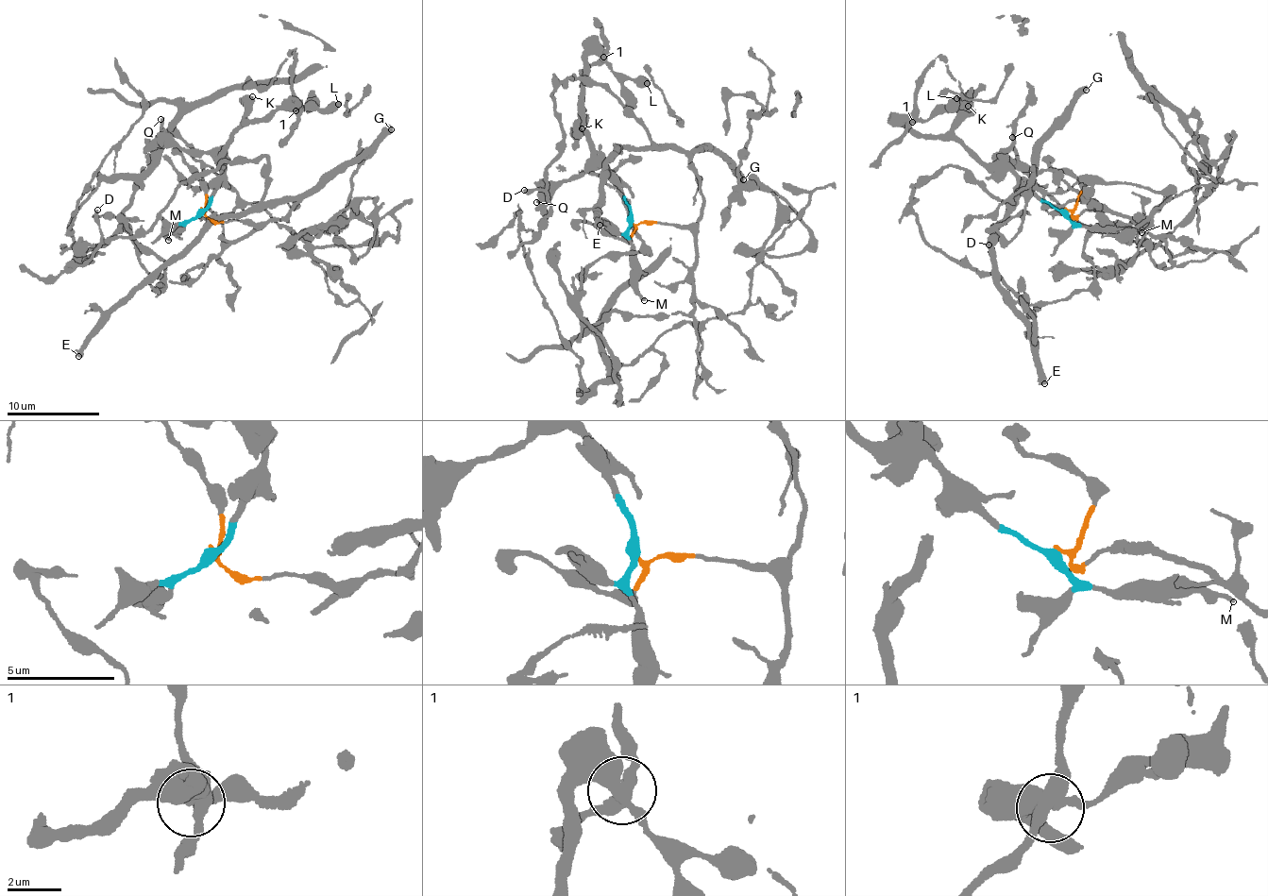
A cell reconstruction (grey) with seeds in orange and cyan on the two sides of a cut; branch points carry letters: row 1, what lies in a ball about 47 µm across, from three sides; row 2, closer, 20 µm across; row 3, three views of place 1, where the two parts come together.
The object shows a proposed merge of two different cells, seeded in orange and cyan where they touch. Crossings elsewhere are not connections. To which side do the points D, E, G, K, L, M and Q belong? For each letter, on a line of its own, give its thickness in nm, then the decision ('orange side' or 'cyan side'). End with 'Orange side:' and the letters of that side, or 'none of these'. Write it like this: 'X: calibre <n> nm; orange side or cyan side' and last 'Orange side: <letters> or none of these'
D: calibre 320 nm; orange side
E: calibre 550 nm; orange side
G: calibre 480 nm; orange side
K: calibre 700 nm; cyan side
L: calibre 700 nm; cyan side
M: calibre 200 nm; cyan side
Q: calibre 280 nm; cyan side
Orange side: D, E, G

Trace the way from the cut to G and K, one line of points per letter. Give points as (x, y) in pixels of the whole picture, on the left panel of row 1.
G: (202, 211), (215, 221), (264, 223), (288, 216), (286, 221), (292, 208), (346, 165), (361, 160), (392, 130)
K: (202, 211), (208, 209), (226, 172), (224, 152), (245, 118), (252, 96)

